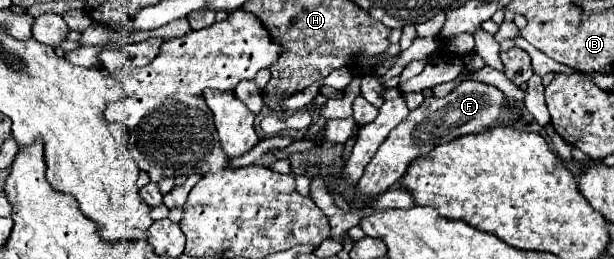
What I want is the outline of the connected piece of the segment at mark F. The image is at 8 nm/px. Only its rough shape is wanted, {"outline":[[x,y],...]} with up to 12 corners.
{"outline":[[474,80],[426,98],[380,144],[356,184],[366,200],[412,160],[488,130],[506,96]]}

